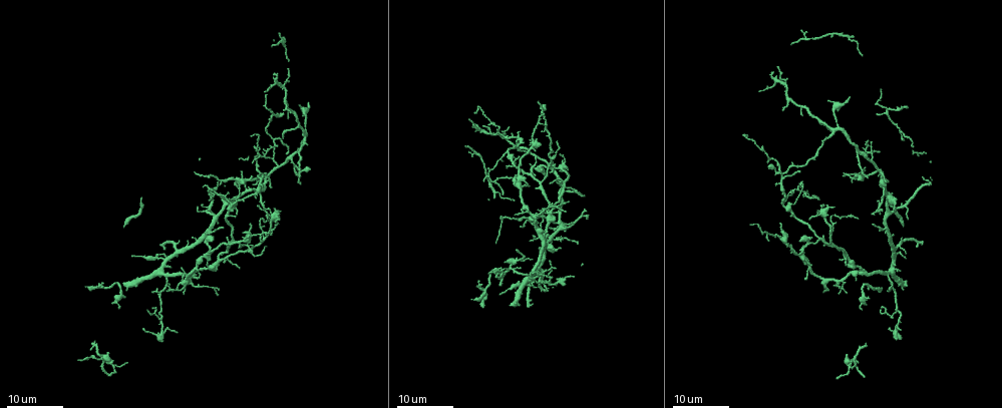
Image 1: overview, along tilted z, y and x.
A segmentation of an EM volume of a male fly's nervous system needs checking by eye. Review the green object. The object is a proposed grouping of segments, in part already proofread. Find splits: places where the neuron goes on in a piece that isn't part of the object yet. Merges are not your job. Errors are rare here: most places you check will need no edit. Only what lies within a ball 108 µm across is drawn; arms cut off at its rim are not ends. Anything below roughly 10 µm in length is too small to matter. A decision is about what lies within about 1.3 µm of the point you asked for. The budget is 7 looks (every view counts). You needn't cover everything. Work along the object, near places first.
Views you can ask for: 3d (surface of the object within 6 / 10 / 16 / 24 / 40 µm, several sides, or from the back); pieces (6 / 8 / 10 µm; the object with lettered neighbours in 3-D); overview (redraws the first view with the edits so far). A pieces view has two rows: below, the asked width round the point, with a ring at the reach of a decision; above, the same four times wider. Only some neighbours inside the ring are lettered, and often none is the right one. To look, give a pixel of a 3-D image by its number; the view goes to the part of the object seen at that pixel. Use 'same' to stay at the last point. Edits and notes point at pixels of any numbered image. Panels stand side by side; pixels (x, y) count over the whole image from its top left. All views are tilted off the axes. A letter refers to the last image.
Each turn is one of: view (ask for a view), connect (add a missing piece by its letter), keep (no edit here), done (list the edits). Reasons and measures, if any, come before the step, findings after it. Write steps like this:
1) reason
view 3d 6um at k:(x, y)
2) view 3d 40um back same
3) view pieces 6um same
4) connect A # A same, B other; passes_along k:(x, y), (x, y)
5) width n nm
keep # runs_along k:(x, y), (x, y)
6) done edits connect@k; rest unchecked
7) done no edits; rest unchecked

branch stops here
view 3d 16um at 1:(154, 309)

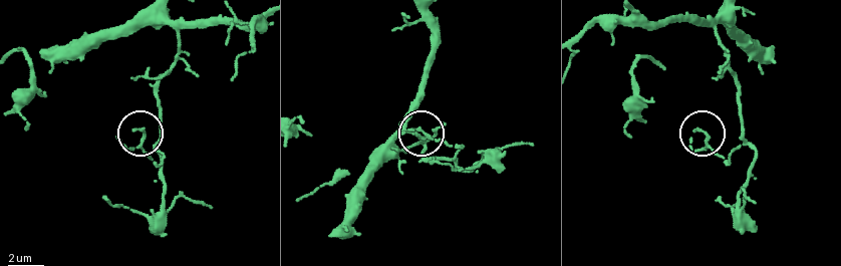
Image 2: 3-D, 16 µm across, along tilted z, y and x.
zoom in
view 3d 6um at 2:(134, 130)

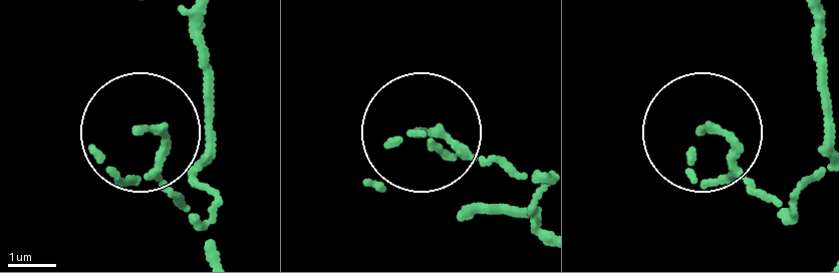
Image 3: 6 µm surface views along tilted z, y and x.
see the neighbours
view pieces 8um at 3:(142, 127)

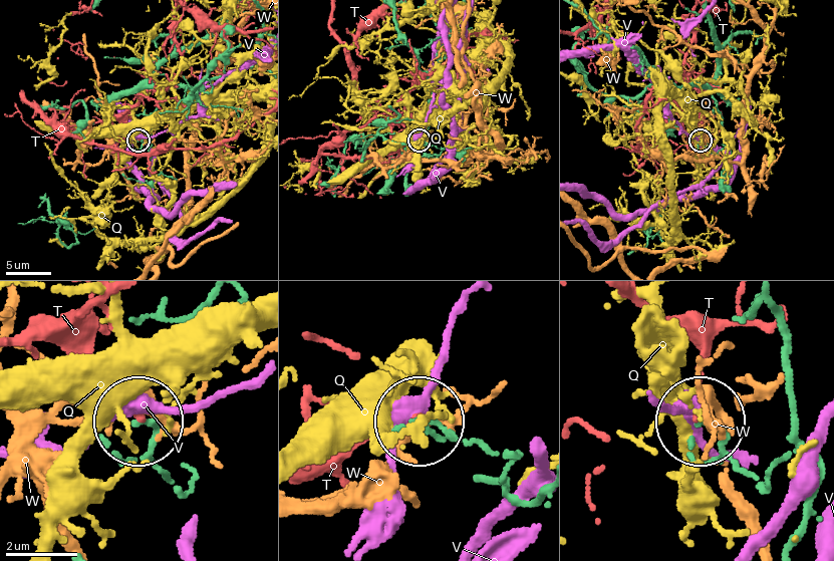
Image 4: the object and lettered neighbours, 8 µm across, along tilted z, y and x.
keep # Q other, T other, V other, W other; none of them fits

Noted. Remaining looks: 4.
free end
view 3d 24um at 1:(802, 238)

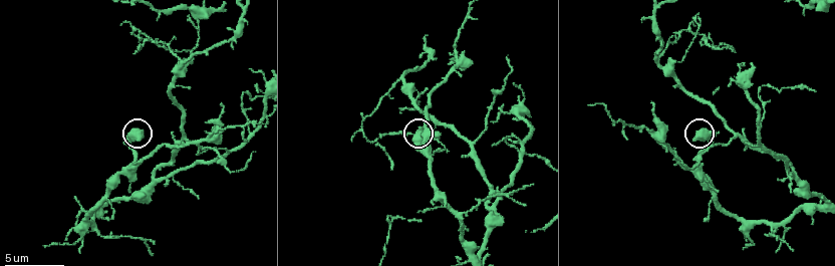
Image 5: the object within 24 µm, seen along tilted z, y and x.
what lies round it
view pieces 10um at 5:(697, 134)

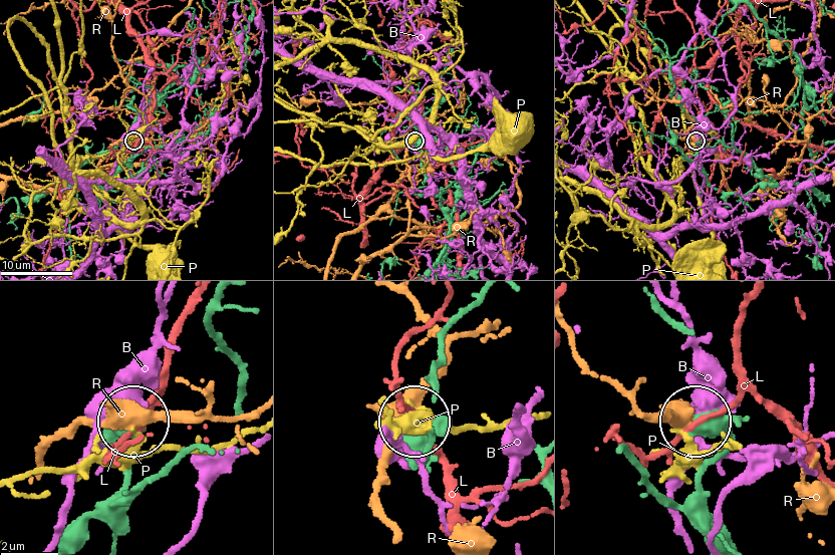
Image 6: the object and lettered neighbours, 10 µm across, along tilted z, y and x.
keep # B other, L other, P other, R other; none of them fits

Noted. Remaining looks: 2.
long arm stops here
view 3d 24um at 1:(544, 103)

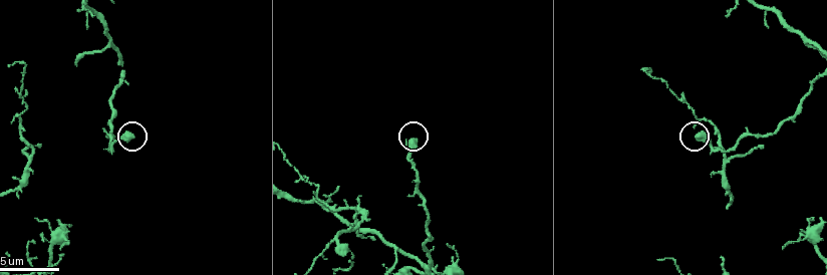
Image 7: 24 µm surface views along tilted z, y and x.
what lies round it
view pieces 8um at 7:(413, 142)

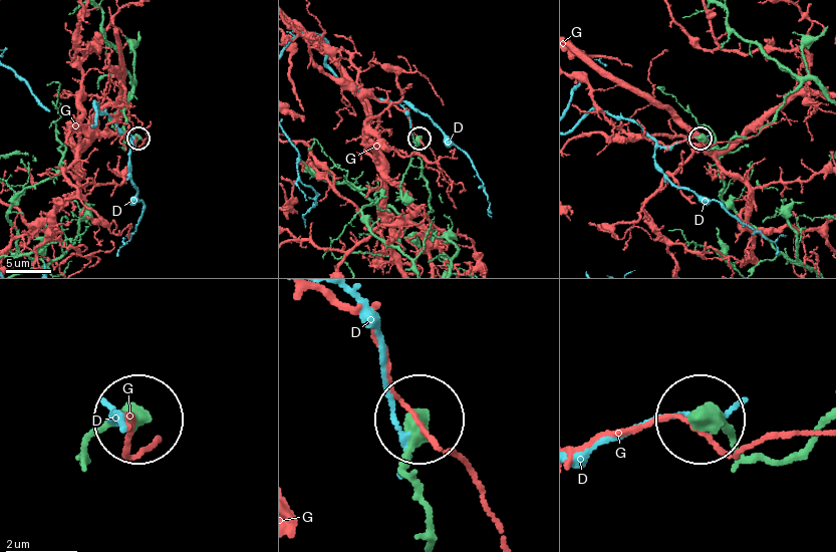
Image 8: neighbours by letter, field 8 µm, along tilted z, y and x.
keep # D other, G other; runs_along 8:(822, 429), (772, 462), (701, 421); none of them fits

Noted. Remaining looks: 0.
done no edits; rest unchecked

